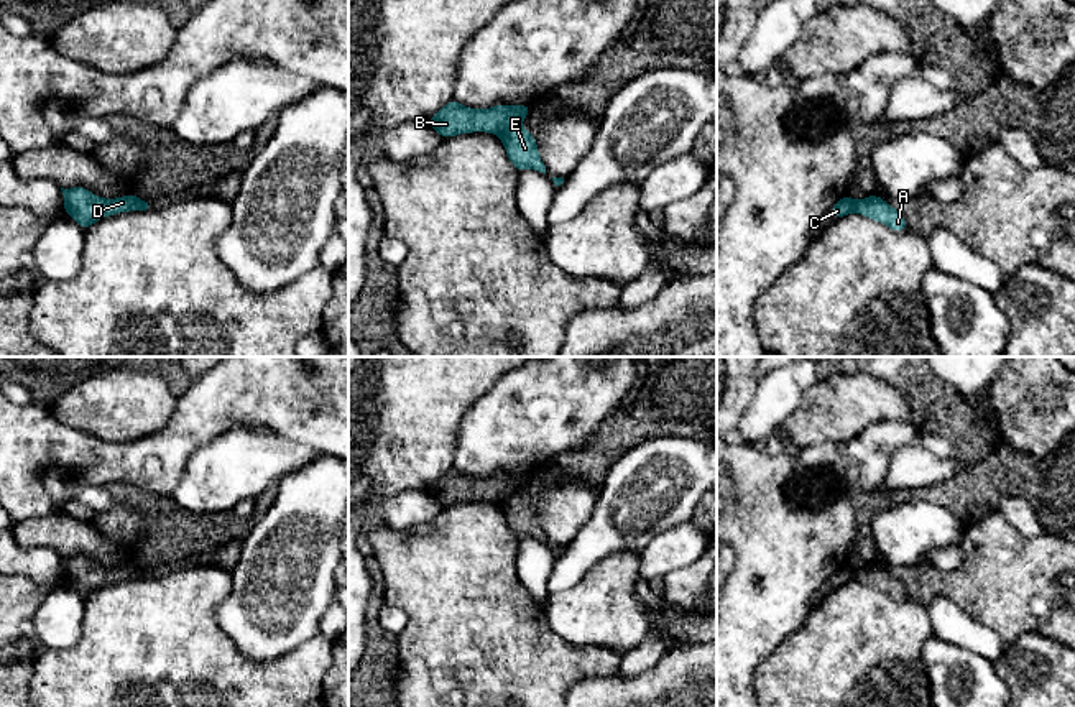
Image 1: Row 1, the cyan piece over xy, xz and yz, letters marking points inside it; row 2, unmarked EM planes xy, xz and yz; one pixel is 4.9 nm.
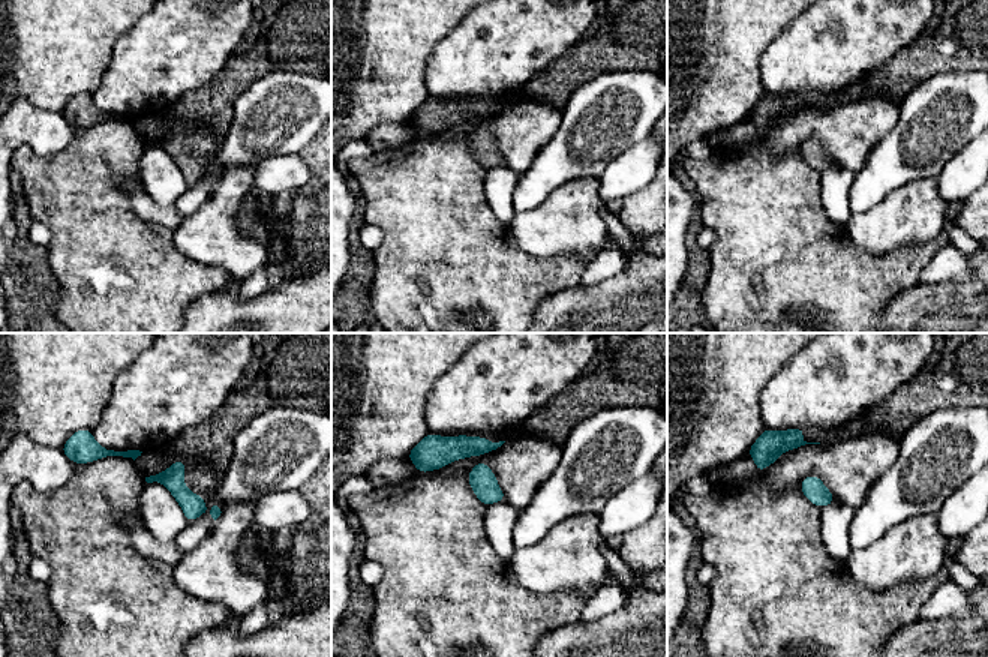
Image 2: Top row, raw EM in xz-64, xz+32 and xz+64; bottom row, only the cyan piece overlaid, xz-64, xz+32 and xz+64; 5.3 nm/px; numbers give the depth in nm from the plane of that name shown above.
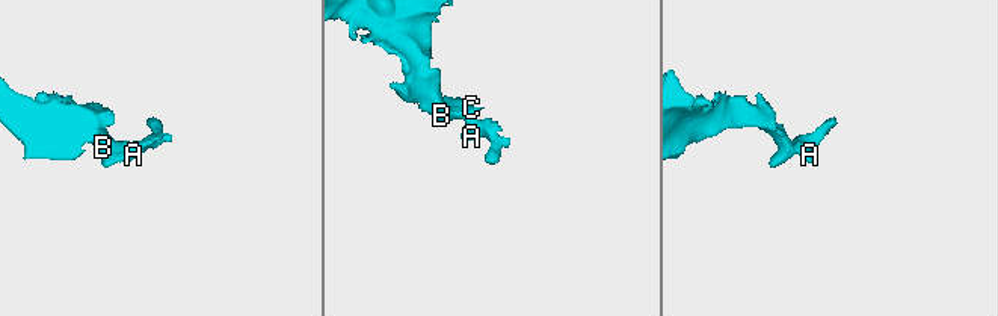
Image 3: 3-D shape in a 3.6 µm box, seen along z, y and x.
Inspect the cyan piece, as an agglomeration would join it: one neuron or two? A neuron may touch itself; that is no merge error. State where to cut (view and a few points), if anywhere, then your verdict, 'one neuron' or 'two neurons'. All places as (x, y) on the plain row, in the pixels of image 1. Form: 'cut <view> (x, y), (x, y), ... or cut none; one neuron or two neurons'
cut xz (516, 492), (500, 503); two neurons

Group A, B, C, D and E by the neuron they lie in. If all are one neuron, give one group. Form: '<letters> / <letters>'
A E / B C D

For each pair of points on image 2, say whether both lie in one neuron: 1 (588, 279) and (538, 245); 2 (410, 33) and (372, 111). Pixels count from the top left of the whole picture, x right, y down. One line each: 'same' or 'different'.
1: different
2: same

